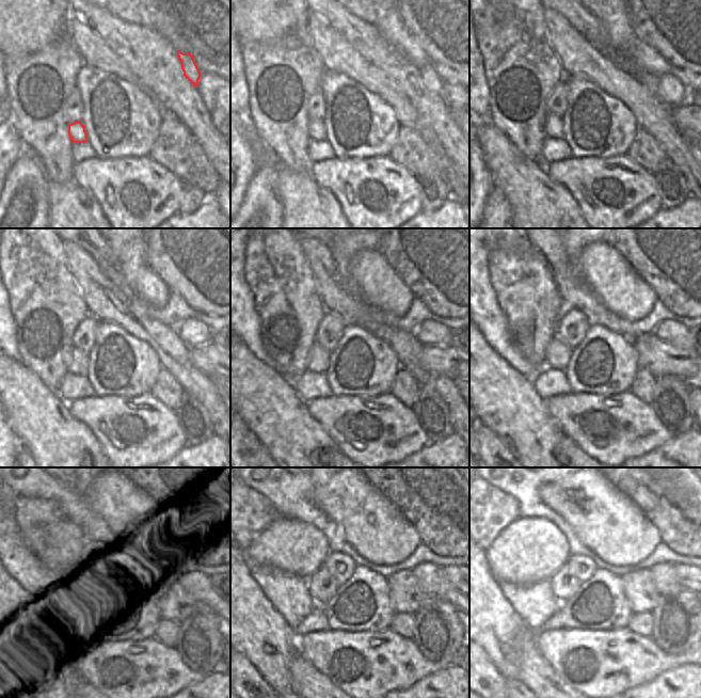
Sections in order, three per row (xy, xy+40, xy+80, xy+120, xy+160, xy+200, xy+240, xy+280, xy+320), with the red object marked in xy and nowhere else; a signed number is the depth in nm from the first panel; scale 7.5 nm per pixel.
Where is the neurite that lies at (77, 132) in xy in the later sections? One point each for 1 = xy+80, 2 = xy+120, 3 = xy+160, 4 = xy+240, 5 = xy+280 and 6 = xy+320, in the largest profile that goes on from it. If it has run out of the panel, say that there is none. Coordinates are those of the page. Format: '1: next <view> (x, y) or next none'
1: next xy+80 (554, 128)
2: next xy+120 (80, 361)
3: next xy+160 (319, 357)
4: next xy+240 (81, 589)
5: next xy+280 (322, 586)
6: next xy+320 (563, 583)

